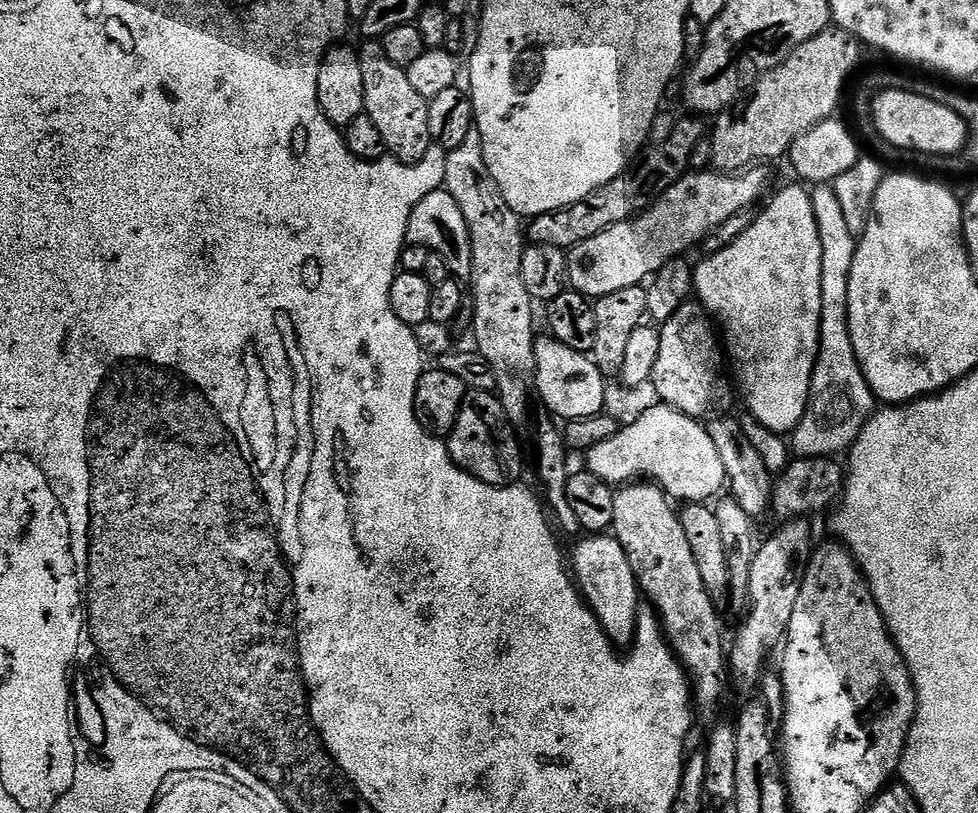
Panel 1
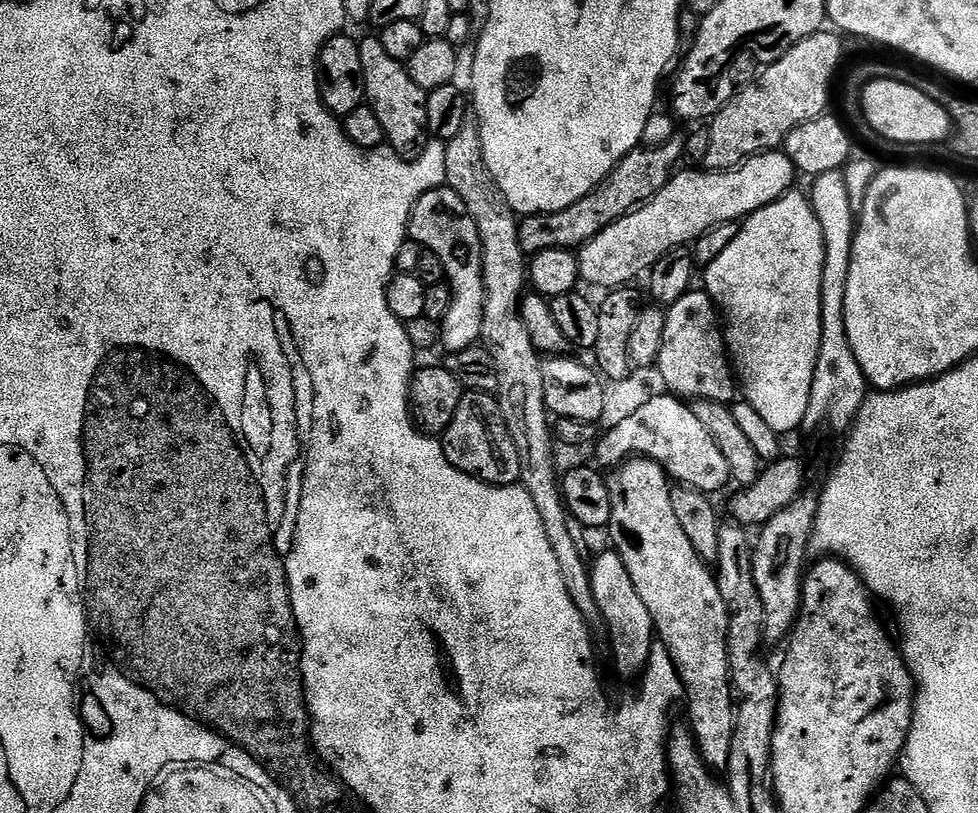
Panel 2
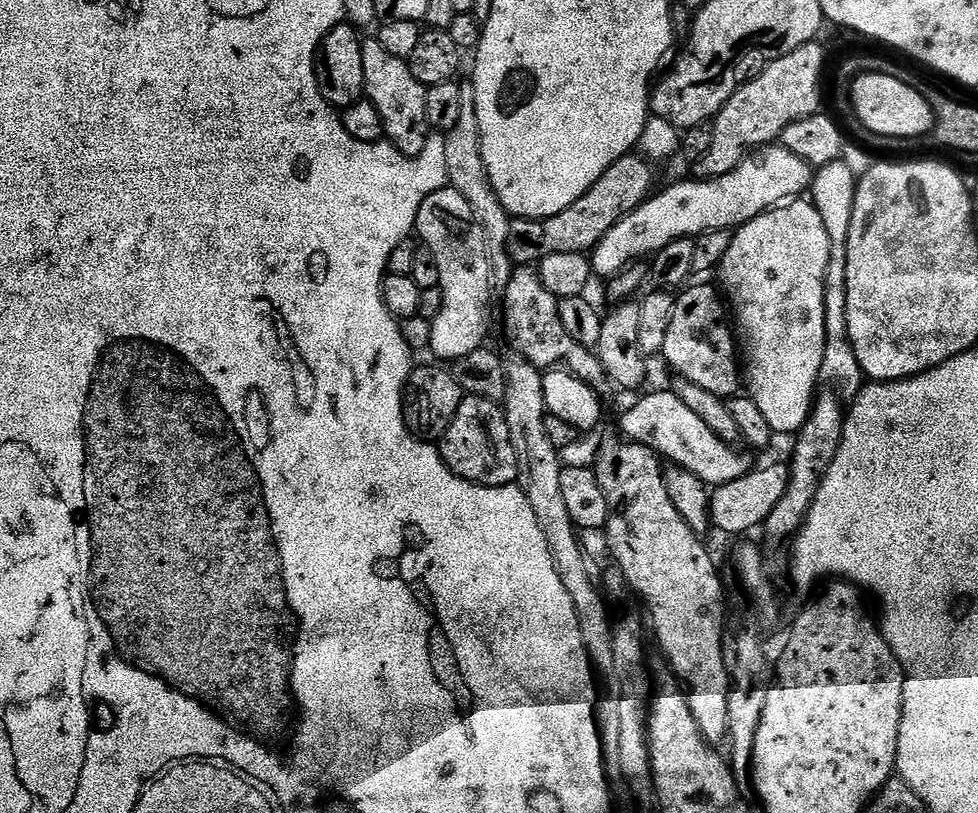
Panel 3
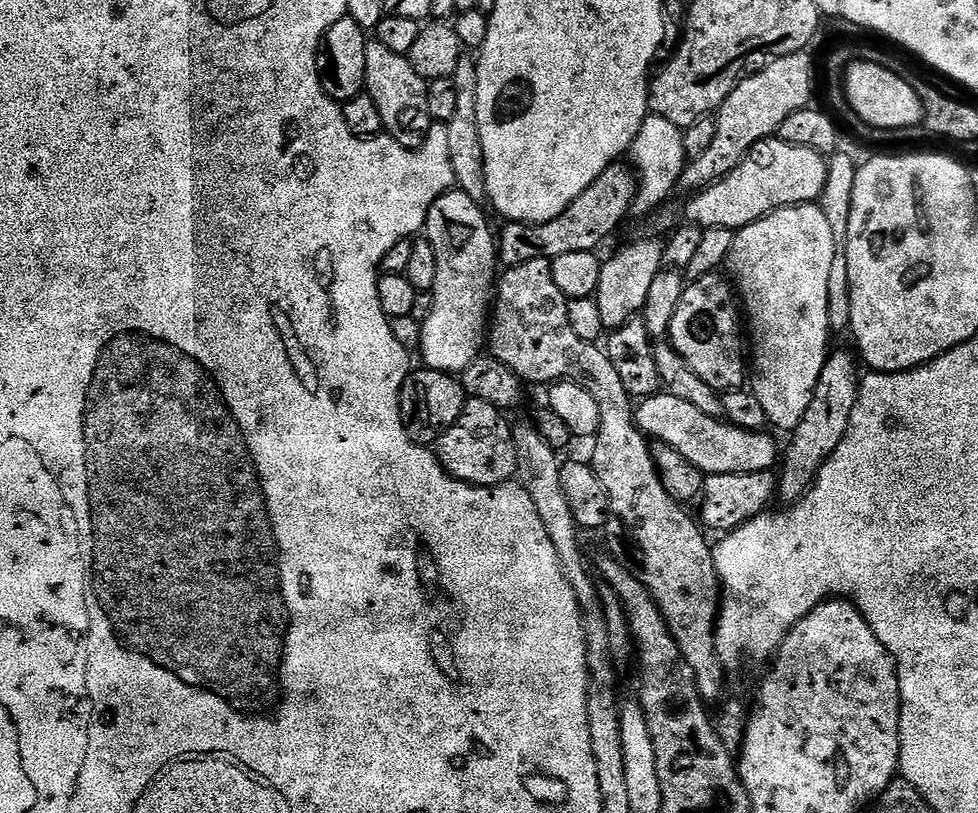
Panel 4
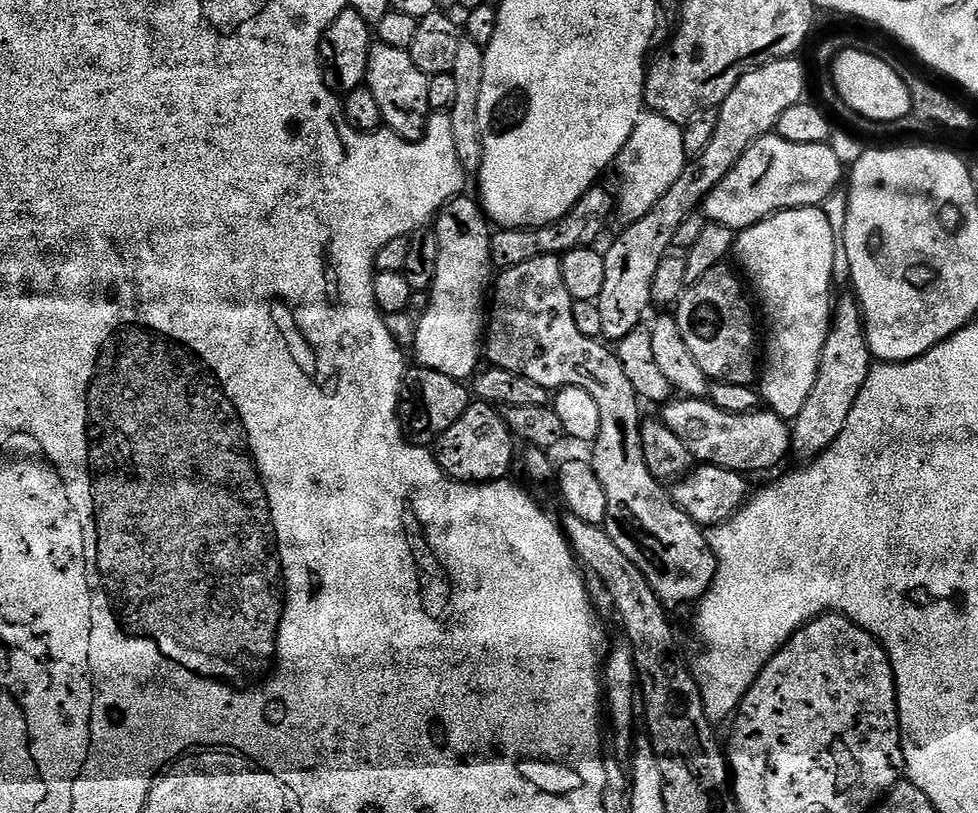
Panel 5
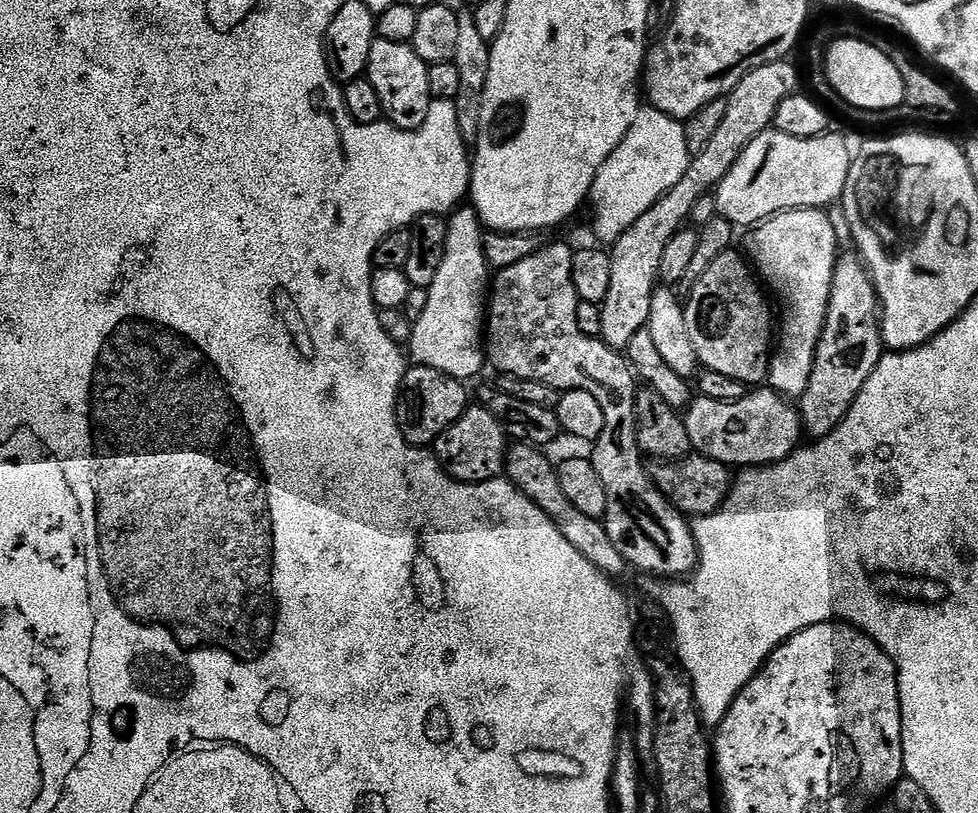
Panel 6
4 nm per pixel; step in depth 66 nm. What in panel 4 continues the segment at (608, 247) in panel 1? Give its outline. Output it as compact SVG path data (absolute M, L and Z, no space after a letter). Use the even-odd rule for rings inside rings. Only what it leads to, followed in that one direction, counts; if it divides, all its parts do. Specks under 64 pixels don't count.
M779 138L758 142L730 174L702 192L695 193L688 204L691 223L701 228L739 230L756 220L763 220L778 208L819 201L828 177L828 160L809 148L788 144Z

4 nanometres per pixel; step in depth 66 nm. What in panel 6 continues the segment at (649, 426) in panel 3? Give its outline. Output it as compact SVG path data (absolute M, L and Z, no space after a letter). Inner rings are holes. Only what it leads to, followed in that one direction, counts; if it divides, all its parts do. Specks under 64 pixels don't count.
M767 386L749 391L738 402L714 402L714 398L700 396L683 413L686 434L699 455L733 469L776 464L792 455L802 440L799 411L788 404L785 397Z

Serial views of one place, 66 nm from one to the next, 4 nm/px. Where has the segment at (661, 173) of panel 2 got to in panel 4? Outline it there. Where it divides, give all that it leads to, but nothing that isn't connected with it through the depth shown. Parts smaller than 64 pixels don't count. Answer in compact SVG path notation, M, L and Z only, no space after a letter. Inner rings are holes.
M617 162L610 165L592 185L586 190L582 190L582 194L578 194L578 198L574 198L574 202L570 202L570 206L566 206L566 210L562 214L558 214L558 218L545 224L505 223L503 225L505 228L501 232L499 229L498 232L499 263L504 268L513 268L514 266L522 266L522 262L534 262L534 258L553 260L562 254L582 254L583 252L600 250L600 247L619 230L620 223L626 218L629 219L637 187L638 181L635 171L627 163Z

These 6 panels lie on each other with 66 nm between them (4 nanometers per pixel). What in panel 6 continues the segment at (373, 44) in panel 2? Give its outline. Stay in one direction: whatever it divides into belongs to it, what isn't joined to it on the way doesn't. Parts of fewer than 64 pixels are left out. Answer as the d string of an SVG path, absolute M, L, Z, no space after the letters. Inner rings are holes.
M376 39L370 46L370 62L366 79L374 86L378 98L382 102L382 110L387 123L407 132L417 132L426 122L426 114L430 114L433 99L430 94L429 65L418 58L411 44L402 42L386 42Z

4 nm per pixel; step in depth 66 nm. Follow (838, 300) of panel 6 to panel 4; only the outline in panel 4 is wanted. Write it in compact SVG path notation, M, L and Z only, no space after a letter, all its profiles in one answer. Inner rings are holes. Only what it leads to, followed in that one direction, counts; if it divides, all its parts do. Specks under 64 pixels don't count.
M851 351L836 352L829 355L828 361L822 366L822 374L818 378L818 386L812 395L810 410L798 422L791 433L792 441L788 449L782 452L782 468L778 476L778 500L781 505L791 506L808 493L808 489L816 482L816 476L822 466L838 450L838 442L846 438L846 426L850 426L850 414L854 414L854 402L858 402L860 380L856 376L858 360Z

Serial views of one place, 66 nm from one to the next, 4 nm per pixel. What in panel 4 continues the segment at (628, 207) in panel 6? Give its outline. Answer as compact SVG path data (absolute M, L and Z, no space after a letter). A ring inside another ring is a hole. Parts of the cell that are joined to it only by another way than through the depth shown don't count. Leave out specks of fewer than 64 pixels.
M648 115L642 122L642 130L638 130L638 138L634 138L630 149L631 167L638 181L636 197L632 203L631 215L648 216L668 195L677 191L680 176L684 173L684 165L688 155L684 149L684 134L674 122L666 122L661 116Z

